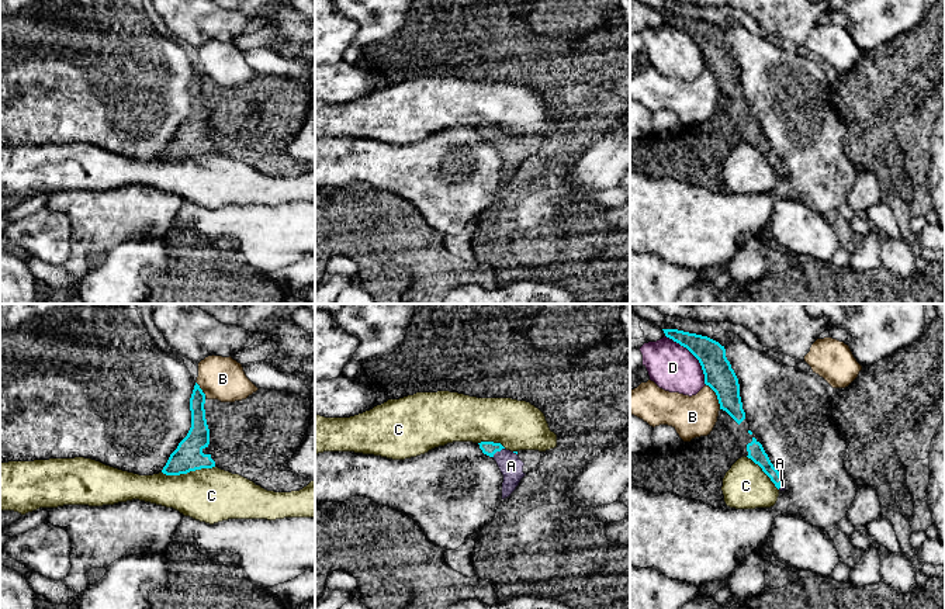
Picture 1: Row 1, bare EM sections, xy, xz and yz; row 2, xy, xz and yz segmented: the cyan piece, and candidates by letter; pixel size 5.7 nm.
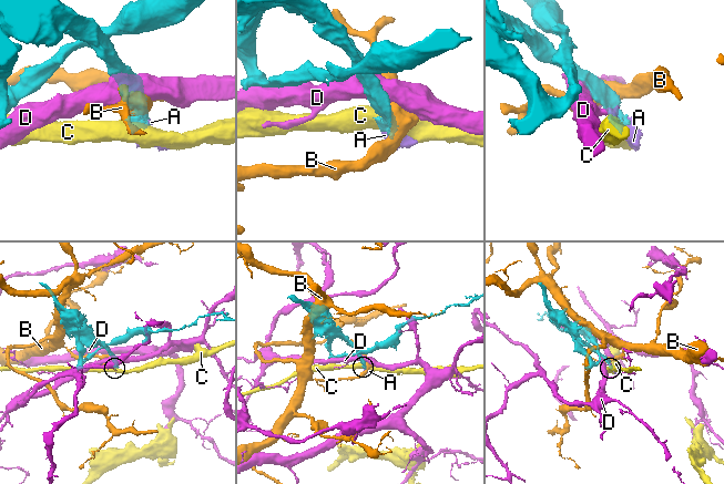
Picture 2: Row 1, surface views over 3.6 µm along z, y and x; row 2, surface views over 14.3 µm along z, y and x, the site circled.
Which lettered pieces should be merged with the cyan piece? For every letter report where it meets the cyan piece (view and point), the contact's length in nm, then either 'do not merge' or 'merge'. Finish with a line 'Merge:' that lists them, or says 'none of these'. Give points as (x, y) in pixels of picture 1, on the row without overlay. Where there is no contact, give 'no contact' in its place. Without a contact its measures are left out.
A: meets cyan in xz at (497, 135); contact 90 nm long; merge
B: meets cyan in yz at (717, 82); contact 170 nm long; do not merge
C: meets cyan in xy at (187, 156); contact 300 nm long; do not merge
D: meets cyan in yz at (693, 40); contact 380 nm long; do not merge
Merge: A

